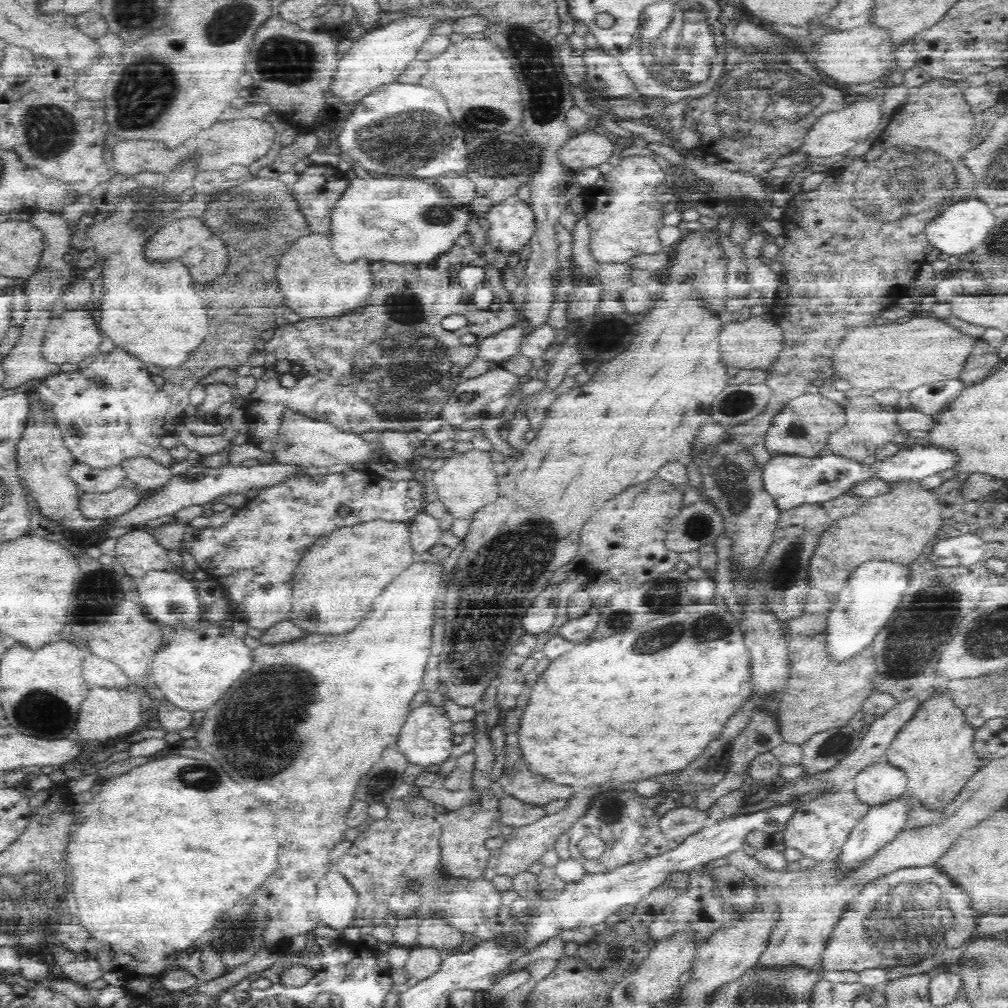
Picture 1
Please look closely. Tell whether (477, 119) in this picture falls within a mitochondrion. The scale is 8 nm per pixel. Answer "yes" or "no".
yes

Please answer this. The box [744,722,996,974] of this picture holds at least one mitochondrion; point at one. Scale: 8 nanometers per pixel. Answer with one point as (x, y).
(915, 914)

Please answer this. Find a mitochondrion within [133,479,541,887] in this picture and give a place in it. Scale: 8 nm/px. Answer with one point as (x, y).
(260, 728)

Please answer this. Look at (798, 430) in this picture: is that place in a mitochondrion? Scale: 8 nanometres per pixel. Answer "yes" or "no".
yes

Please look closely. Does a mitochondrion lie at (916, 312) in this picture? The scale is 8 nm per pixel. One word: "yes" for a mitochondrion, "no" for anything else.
no

